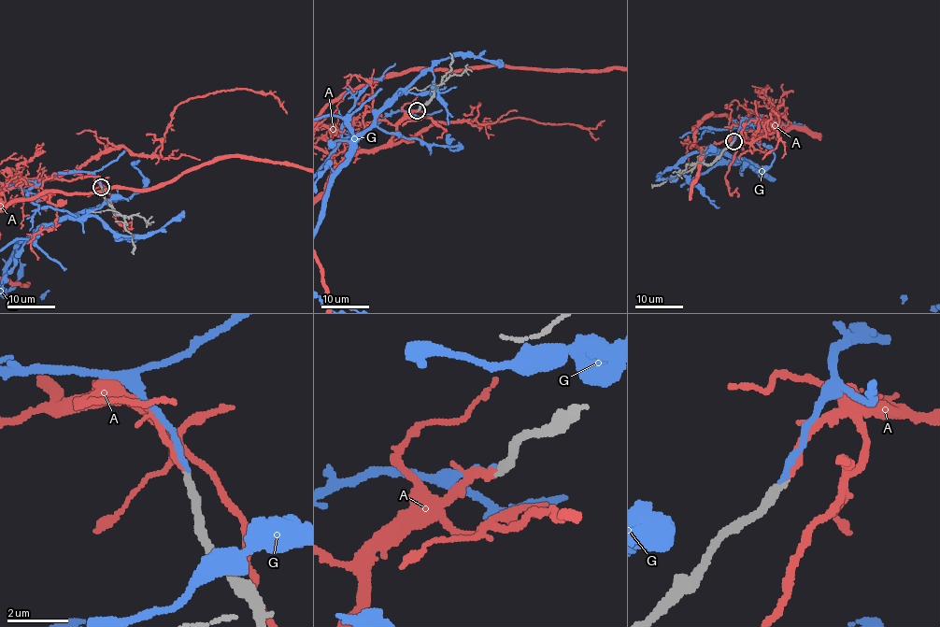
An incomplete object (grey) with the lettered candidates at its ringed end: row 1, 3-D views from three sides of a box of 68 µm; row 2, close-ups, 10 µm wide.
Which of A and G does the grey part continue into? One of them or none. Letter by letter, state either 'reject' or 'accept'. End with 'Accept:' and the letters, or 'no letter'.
A: accept
G: reject
Accept: A

